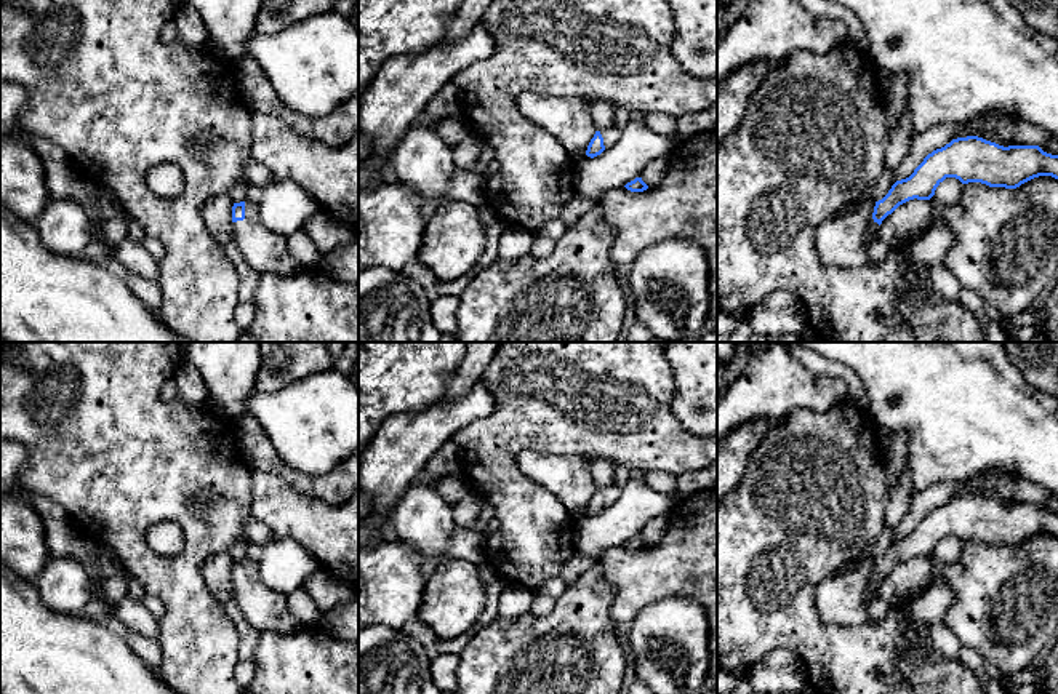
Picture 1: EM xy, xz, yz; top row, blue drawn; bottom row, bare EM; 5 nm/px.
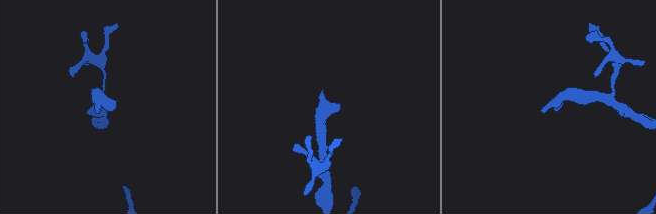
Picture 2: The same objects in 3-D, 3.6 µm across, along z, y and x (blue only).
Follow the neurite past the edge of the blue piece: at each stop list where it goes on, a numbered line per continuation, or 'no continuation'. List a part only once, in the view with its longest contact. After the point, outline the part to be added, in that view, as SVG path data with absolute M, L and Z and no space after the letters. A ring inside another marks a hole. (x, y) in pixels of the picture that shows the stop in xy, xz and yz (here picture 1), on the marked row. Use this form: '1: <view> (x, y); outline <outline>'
1: xy (264, 251); outline M248 198L245 200L245 219L232 222L232 235L243 261L261 275L295 273L301 269L290 254L285 237L259 224L258 205Z

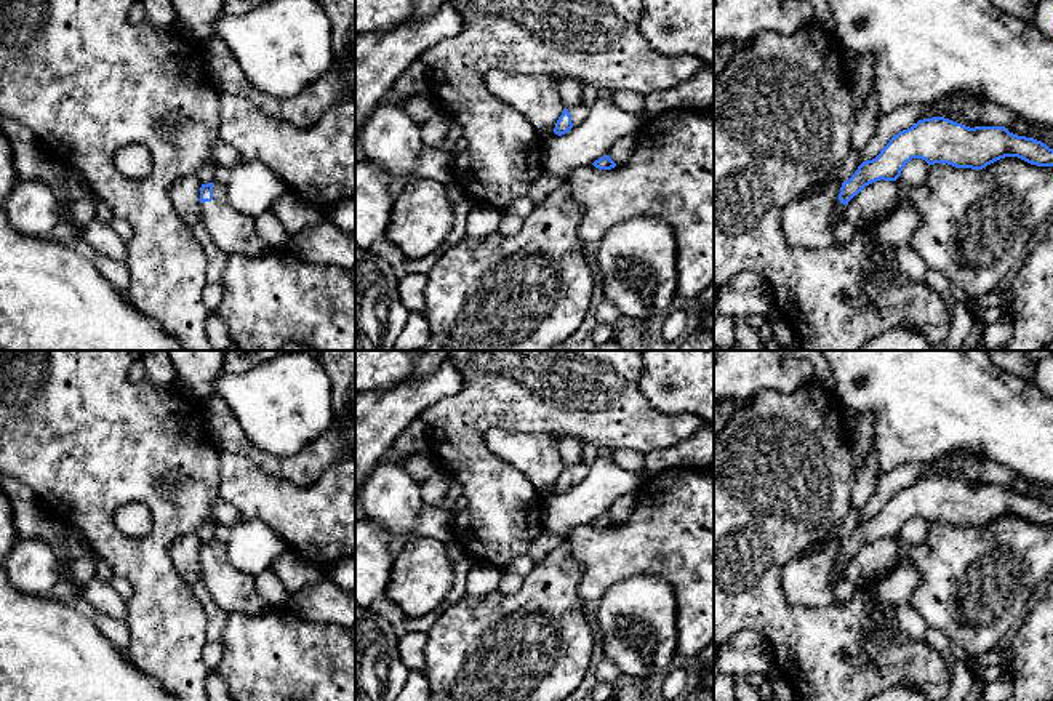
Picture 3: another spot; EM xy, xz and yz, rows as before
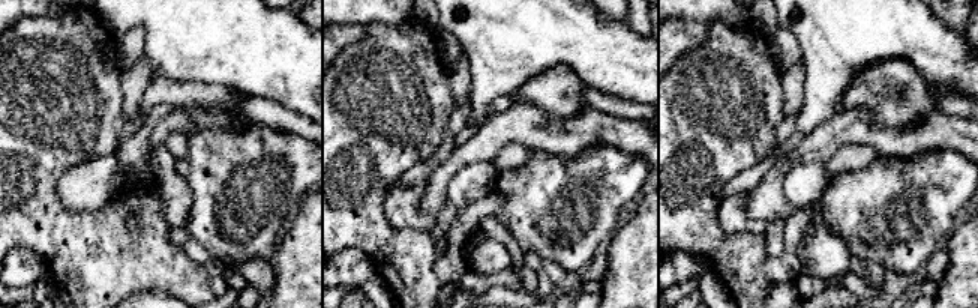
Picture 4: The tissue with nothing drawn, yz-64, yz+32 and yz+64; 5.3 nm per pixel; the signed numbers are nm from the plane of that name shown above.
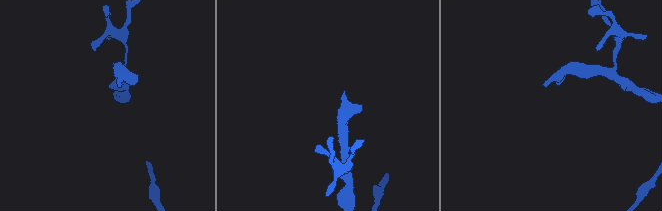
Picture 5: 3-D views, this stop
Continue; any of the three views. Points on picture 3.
1: xy (232, 232); outline M216 179L213 181L213 200L200 203L200 216L211 242L229 256L262 254L269 250L258 235L253 218L227 205L226 186Z

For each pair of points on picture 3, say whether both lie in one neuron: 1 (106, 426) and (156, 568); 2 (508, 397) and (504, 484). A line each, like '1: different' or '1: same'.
1: same
2: same

